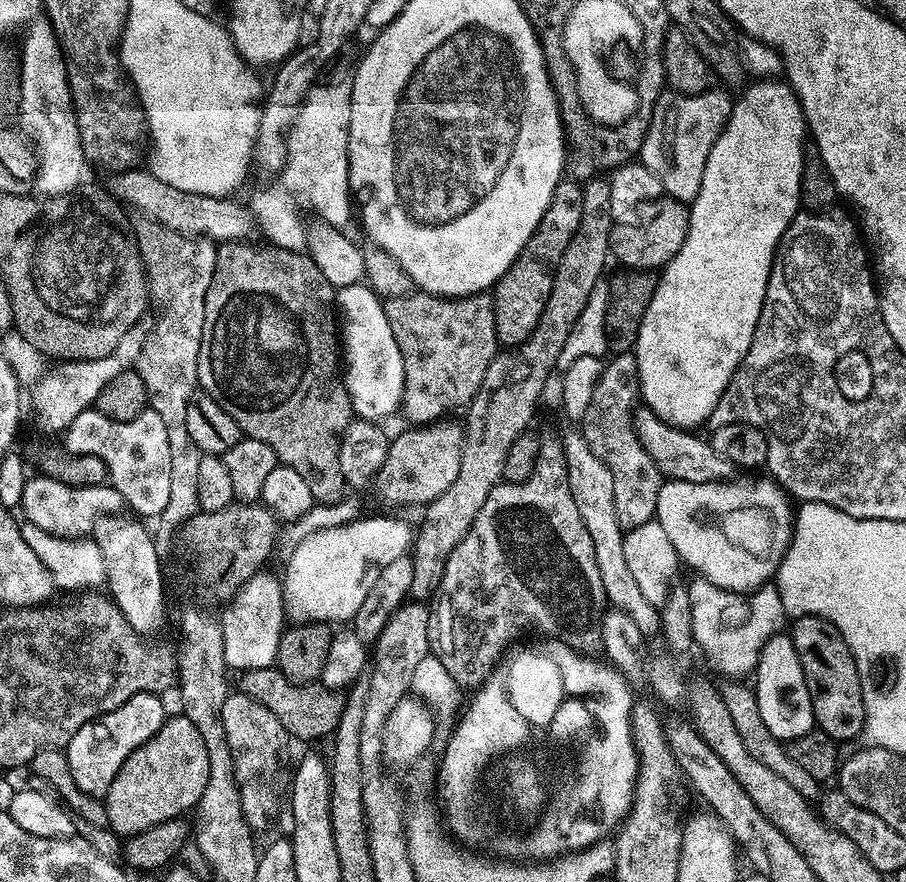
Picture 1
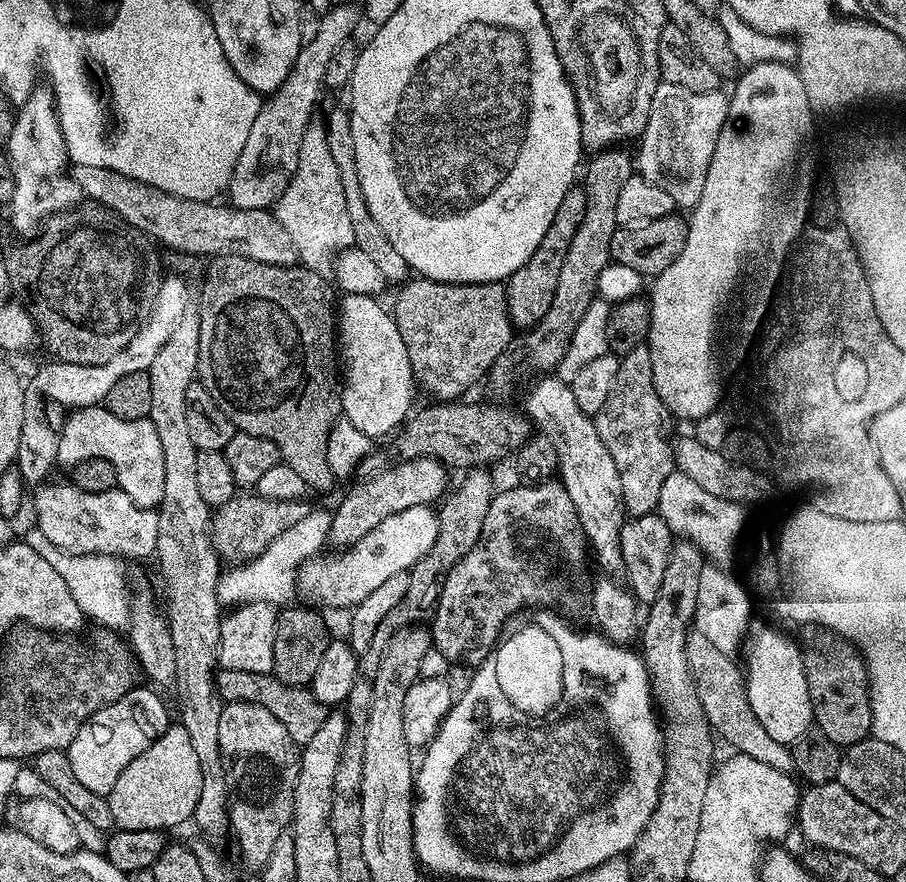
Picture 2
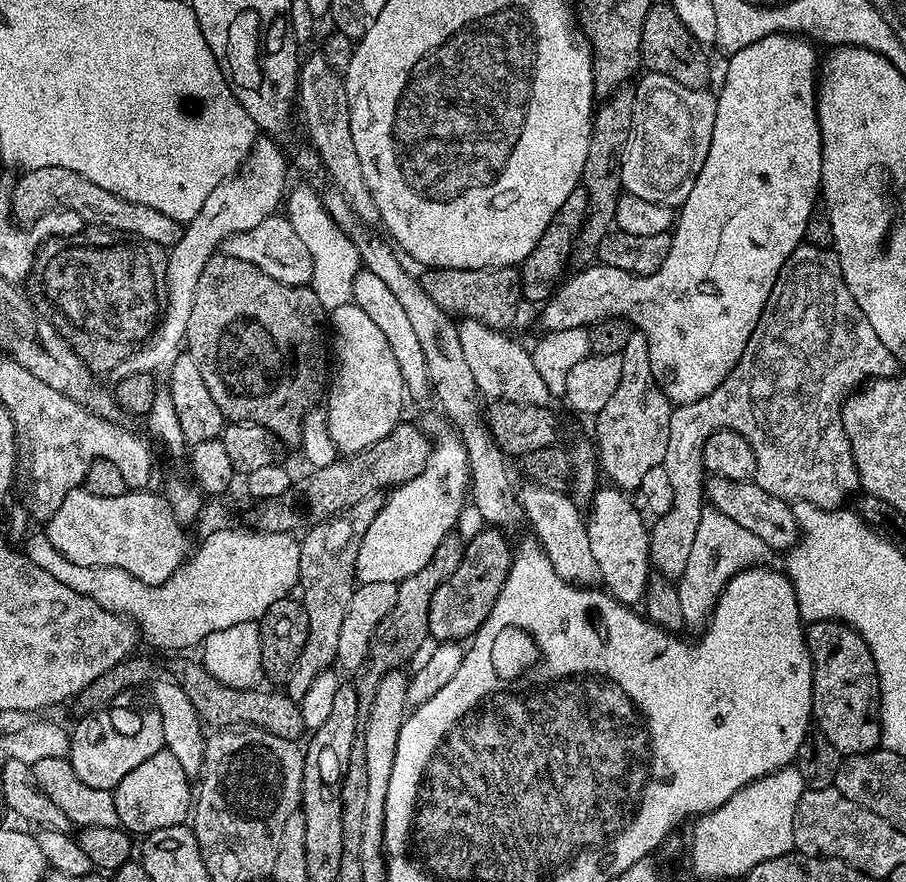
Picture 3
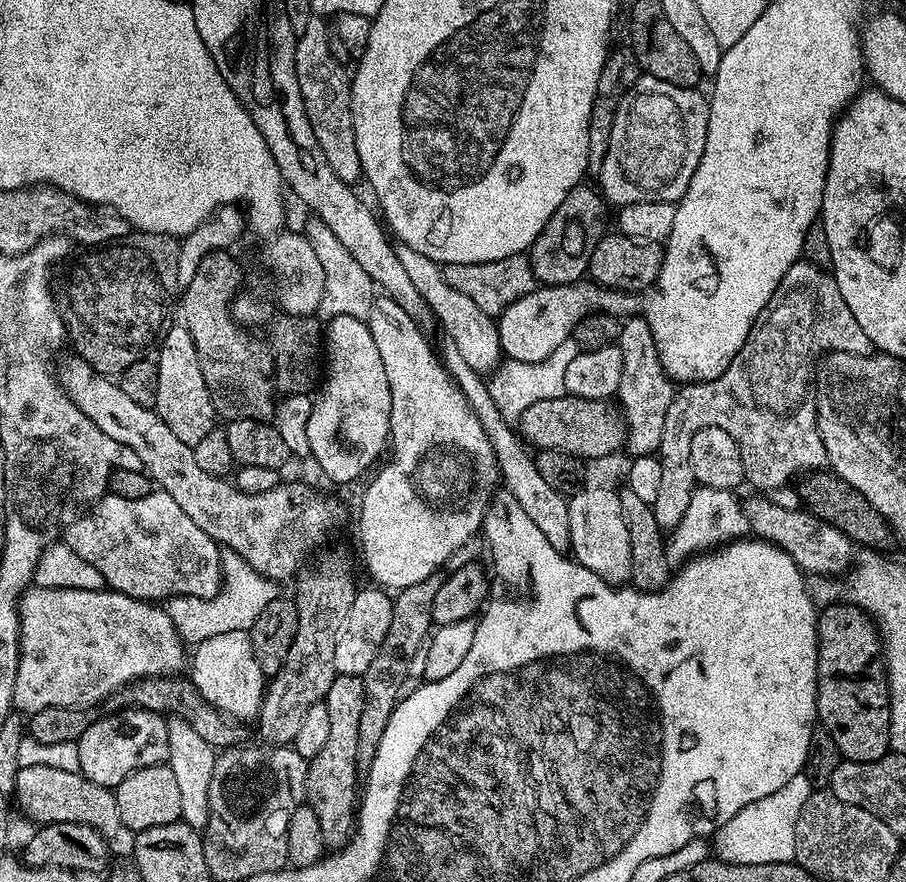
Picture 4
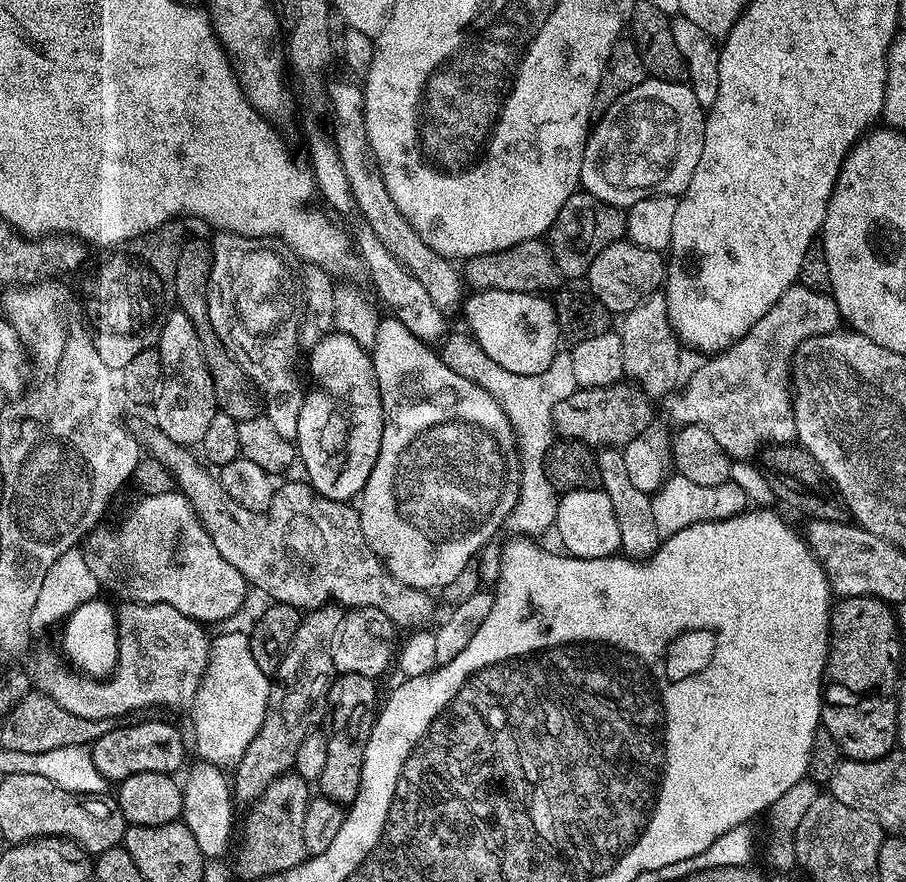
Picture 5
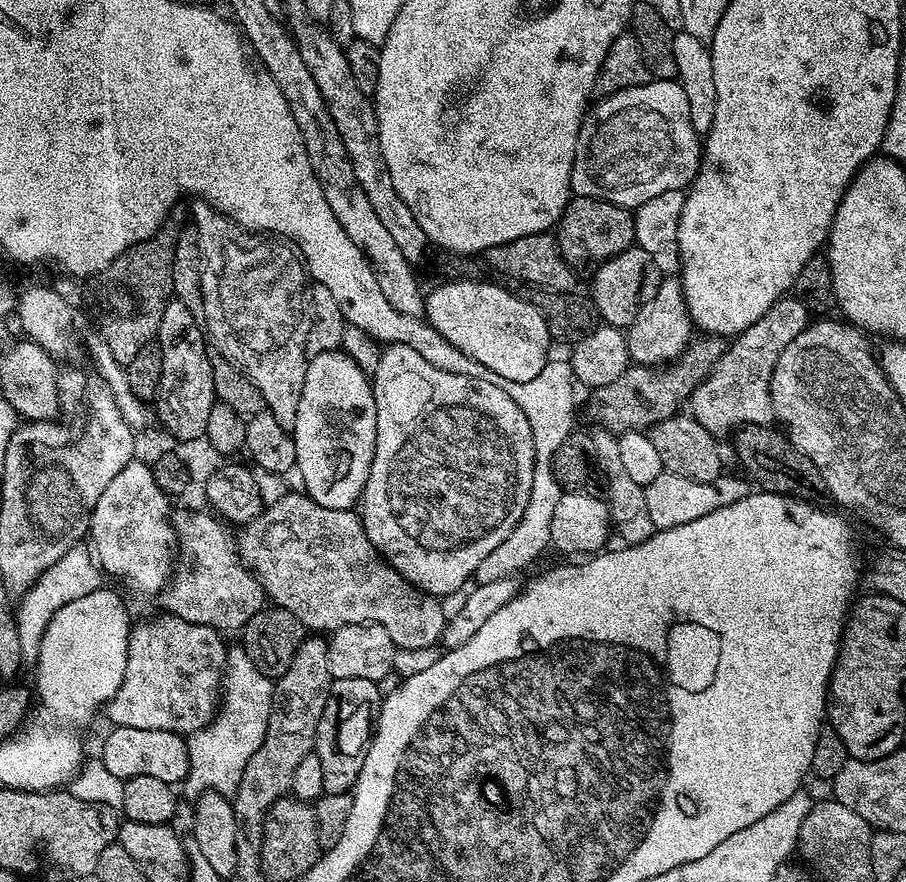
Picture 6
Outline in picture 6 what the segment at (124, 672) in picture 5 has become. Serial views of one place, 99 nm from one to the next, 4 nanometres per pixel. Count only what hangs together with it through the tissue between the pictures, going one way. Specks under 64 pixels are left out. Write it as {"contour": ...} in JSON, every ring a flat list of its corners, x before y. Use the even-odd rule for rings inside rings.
{"contour":[[160,614,157,620,144,620,133,627,132,633,128,636,128,657,126,658,126,674,122,678,122,686,118,686,118,694,114,699,108,701,106,713,108,712,109,725,117,728,133,728,134,730,170,730,181,734,201,732,207,728,213,716,218,711,218,689,221,687,224,678,224,665,226,663,226,644,223,644,221,633,217,629,205,624,186,622,182,618,171,614]]}

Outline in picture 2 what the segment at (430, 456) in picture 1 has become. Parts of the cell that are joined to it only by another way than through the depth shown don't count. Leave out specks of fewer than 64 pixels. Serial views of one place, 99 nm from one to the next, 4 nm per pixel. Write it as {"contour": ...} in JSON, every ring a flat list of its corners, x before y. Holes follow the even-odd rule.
{"contour":[[419,456,416,460,400,460,389,468,381,467,369,480,356,484,340,500,340,505,332,512,332,521,328,531,329,545,336,550,352,547,378,522,390,518,390,514,398,514,402,510,408,510,410,506,419,504,431,505,432,500,439,501,445,495,448,484,449,469,438,460,432,460,428,456],[381,471,381,472,380,472],[380,472,380,473,379,473],[448,484,448,485,447,485],[445,487,445,488,444,488]]}

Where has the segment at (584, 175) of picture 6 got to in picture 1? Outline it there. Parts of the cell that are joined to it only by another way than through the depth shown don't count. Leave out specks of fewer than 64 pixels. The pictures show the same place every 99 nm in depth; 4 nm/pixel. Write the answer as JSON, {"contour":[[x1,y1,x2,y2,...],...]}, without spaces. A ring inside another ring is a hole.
{"contour":[[665,90,660,93,652,124,640,148,639,159,662,182,665,193,676,200,691,202,702,186,706,162,714,142,728,125,734,105,727,91,709,90,697,96,684,96,680,92]]}

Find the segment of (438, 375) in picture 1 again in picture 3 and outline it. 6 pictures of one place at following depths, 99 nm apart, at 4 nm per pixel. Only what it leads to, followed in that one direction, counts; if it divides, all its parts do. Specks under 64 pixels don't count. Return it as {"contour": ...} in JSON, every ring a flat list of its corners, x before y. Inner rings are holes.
{"contour":[[515,267,510,268,479,268,470,270,469,268,428,268,425,276,419,277,421,286,440,307,443,312,451,314,456,318,467,318,477,320,486,326,497,330,508,330,508,327,516,320,516,311,522,305,520,295,520,273]]}

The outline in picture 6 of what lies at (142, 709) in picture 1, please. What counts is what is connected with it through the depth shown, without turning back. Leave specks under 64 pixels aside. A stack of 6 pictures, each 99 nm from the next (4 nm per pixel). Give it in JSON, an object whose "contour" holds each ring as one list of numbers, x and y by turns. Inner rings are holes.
{"contour":[[133,728,111,729,112,733,104,740,104,749,98,753,98,759,105,764,114,776,122,781,145,776,159,778,173,786,183,785,188,779,190,758,188,741,179,732,170,730,134,730]]}

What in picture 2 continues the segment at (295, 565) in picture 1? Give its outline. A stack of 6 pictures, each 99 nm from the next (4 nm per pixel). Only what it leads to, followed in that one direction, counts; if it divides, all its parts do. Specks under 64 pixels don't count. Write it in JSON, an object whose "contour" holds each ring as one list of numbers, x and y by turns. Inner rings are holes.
{"contour":[[429,505,410,506,408,510,402,510,398,514,390,514,390,518,378,522,378,526,374,526,374,530,370,530,370,534,366,534,366,538,362,538,352,547,343,549,339,554,332,554,336,556,321,555,319,558,305,562,300,567,298,577,299,595,301,597,304,595,308,599,305,601,309,605,319,606,321,609,345,608,345,610,351,610,356,607,358,602,362,602,362,598,366,598,371,591,376,589,381,582,386,582,386,578,399,572,411,570,418,562,418,558,422,558,422,554,426,554,426,550,430,550,430,546,434,544,437,536,438,518,436,512]]}

